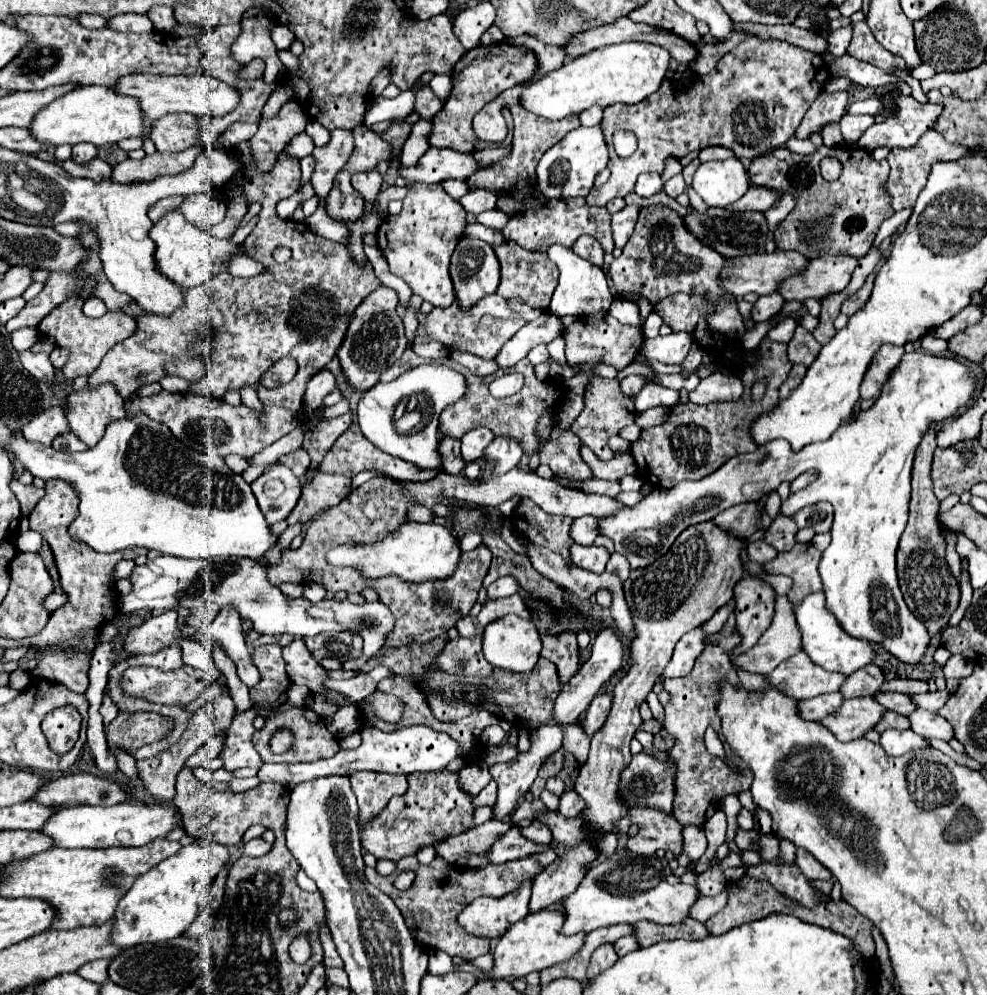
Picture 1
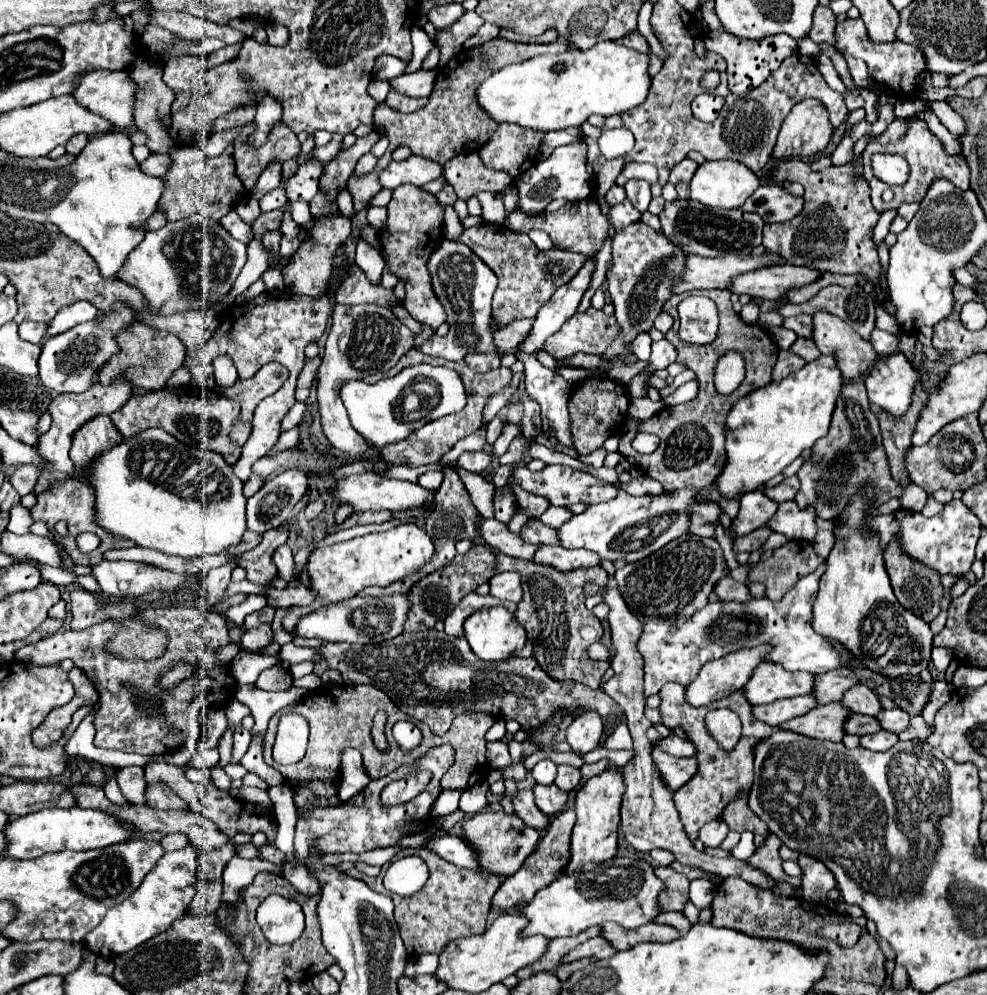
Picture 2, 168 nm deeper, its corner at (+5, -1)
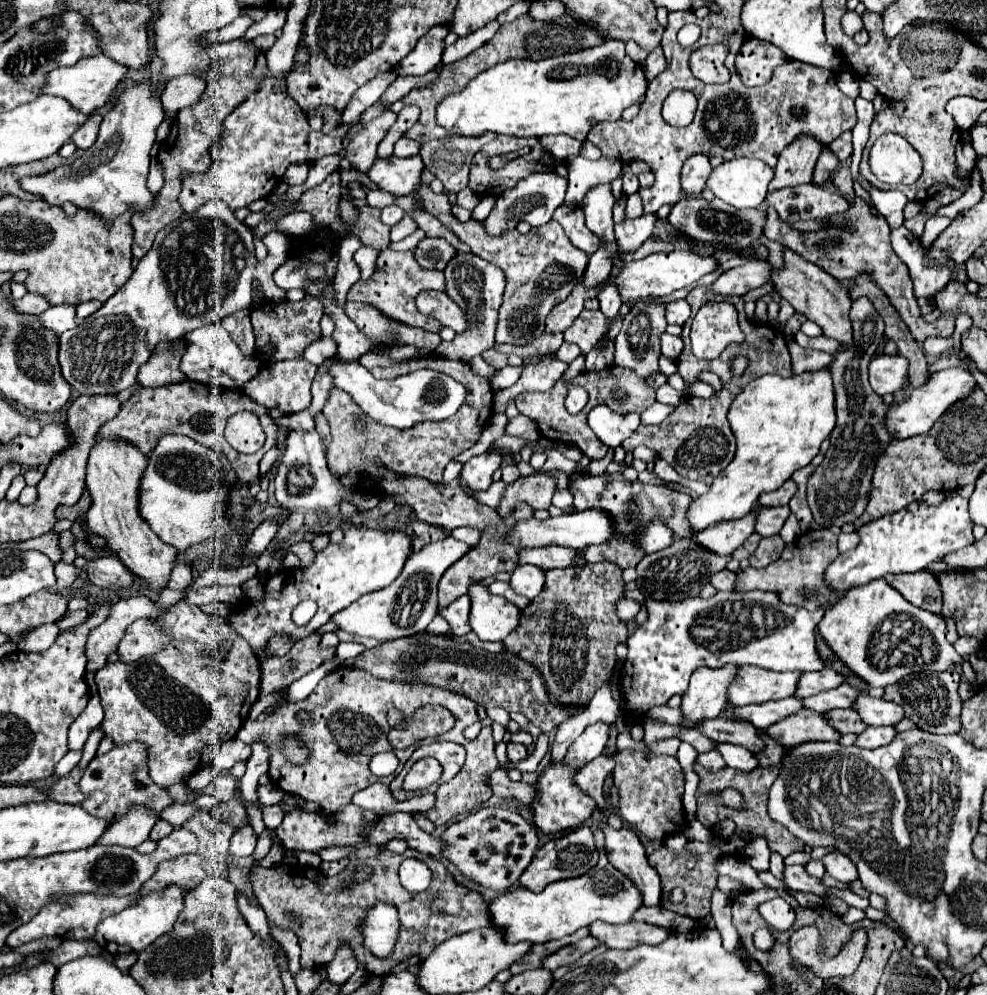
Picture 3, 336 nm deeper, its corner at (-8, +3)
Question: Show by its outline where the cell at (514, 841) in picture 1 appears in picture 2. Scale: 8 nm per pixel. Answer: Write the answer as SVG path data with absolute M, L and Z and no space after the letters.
M459 836L435 838L425 848L459 868L477 868L477 852Z

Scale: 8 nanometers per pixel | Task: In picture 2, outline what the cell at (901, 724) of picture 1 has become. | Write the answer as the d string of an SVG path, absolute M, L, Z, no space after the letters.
M849 714L843 728L845 728L845 734L855 734L855 736L881 730L881 726L877 724L877 720L873 720L873 716L861 716L861 714Z

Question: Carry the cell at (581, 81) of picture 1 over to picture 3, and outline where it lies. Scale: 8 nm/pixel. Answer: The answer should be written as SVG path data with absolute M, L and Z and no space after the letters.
M606 40L600 46L552 56L544 60L506 60L496 64L482 74L478 74L462 92L450 94L438 104L438 124L450 130L456 136L482 136L492 130L496 134L514 134L514 136L544 136L544 134L566 134L576 140L586 140L588 130L604 120L620 120L622 112L642 102L646 96L648 80L644 68L636 64L624 52L624 42Z

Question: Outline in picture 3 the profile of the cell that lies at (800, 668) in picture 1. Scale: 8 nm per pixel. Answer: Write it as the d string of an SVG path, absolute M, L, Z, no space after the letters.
M740 666L728 690L728 702L746 706L794 696L800 676L802 672L766 672L766 668Z

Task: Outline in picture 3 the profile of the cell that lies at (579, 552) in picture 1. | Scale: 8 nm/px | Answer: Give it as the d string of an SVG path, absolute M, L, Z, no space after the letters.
M562 546L530 548L530 550L520 552L520 564L534 564L534 566L540 566L544 570L548 570L548 568L568 568L582 554L584 554L582 550L562 548Z

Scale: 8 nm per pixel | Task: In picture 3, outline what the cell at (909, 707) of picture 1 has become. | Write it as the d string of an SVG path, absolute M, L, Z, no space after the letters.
M840 684L834 690L804 698L804 708L812 708L816 712L828 712L834 708L854 708L854 700L858 700L860 694L862 692L858 688L850 684Z

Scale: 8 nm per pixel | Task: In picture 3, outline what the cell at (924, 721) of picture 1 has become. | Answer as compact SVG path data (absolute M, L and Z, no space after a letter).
M868 694L858 698L856 710L868 726L896 726L904 718L900 704L894 704L888 700L878 700Z

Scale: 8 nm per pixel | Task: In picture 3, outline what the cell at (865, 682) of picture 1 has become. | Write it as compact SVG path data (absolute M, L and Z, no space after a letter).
M824 668L824 670L818 670L818 672L804 672L800 682L798 682L796 696L808 698L808 696L814 696L818 692L838 688L838 684L844 684L844 676L838 674L832 668Z

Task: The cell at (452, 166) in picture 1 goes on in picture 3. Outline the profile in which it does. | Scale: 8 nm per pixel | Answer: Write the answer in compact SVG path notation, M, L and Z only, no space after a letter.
M390 156L384 160L376 160L374 166L368 170L368 178L378 184L380 190L386 190L396 196L412 194L418 184L422 182L420 176L424 172L424 164L420 156L398 158Z

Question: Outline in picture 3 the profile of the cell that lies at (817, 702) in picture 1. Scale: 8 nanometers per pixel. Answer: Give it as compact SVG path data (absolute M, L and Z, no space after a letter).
M790 696L784 700L736 708L736 718L752 722L754 728L770 728L770 724L774 724L774 722L778 722L794 712L800 712L800 710L802 710L802 698Z

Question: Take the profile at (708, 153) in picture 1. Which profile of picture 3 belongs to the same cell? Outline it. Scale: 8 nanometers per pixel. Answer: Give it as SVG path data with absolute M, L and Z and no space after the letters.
M694 154L682 166L682 188L688 194L700 194L706 186L706 178L712 172L708 156Z

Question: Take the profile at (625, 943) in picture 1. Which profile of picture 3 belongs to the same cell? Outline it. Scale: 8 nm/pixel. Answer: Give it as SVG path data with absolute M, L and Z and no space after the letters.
M586 936L584 940L580 940L580 942L576 942L576 944L568 944L568 946L560 948L554 956L548 956L548 958L544 960L544 968L556 970L556 968L560 968L560 966L568 966L568 964L576 962L582 954L594 950L598 944L600 944L600 942L596 942L594 936Z

